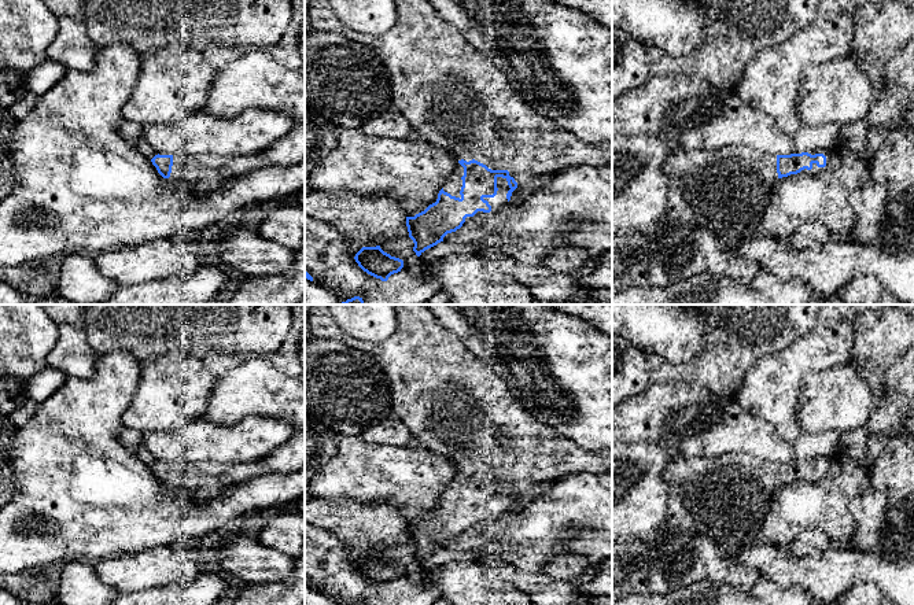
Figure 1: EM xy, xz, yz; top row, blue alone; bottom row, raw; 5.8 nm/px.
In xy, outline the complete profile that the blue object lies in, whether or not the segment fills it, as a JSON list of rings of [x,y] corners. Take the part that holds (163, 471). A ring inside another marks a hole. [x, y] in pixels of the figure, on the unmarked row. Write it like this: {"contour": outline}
{"contour": [[[305,427],[295,428],[290,440],[269,455],[253,462],[155,462],[151,469],[170,488],[184,491],[195,501],[207,501],[226,488],[263,473],[290,475],[305,466]]]}

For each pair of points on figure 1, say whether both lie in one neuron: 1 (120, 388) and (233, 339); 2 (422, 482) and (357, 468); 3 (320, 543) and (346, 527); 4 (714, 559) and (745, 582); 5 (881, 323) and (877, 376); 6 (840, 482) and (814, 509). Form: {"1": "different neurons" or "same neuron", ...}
{"1": "different neurons", "2": "same neuron", "3": "different neurons", "4": "same neuron", "5": "same neuron", "6": "same neuron"}

